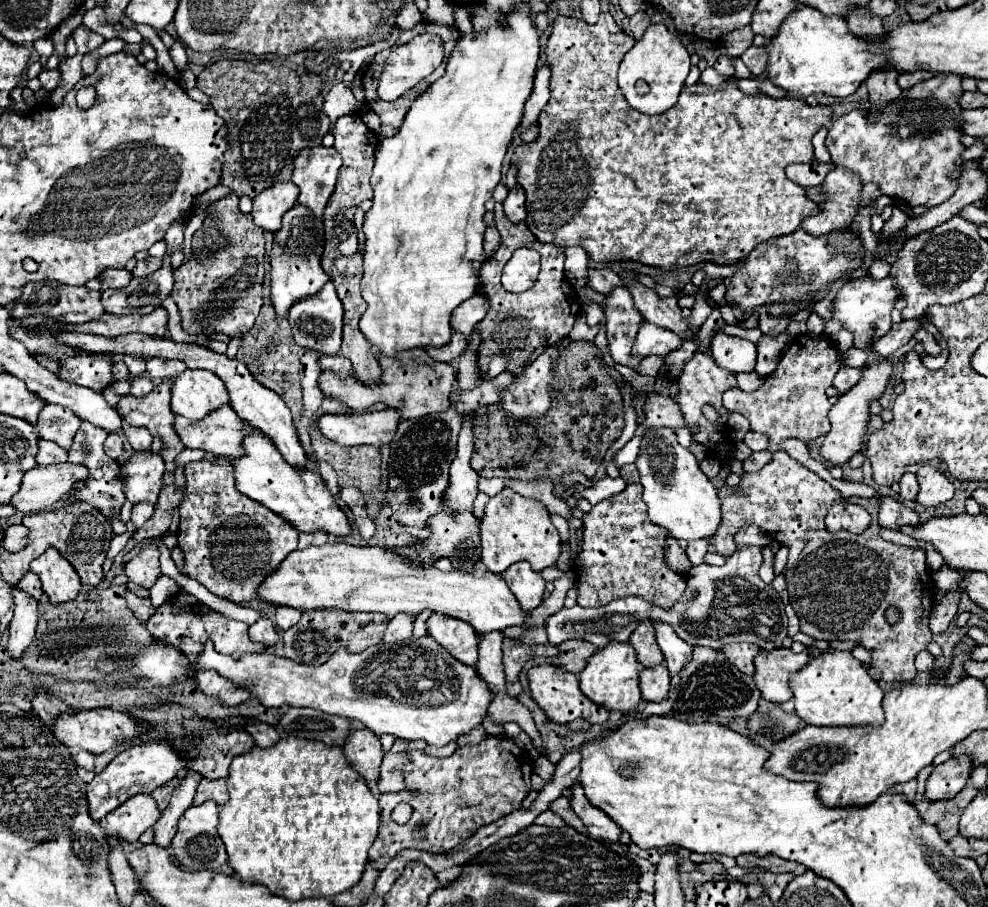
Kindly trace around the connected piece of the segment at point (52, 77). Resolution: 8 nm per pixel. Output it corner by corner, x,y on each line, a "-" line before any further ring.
43,69
43,71
39,73
39,81
41,81
41,87
51,93
51,91
59,85
61,73
59,73
59,69

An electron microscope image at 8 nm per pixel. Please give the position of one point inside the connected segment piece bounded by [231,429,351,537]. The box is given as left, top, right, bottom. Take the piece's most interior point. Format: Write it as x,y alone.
299,495

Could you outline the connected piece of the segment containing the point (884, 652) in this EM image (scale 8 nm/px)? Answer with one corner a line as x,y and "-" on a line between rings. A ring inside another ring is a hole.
775,451
773,459
757,473
743,475
739,485
731,487
727,483
719,485
717,495
721,499
721,511
723,519
717,527
717,533
711,539
713,549
719,555
731,555
735,551
733,535
747,523
757,525
761,531
765,529
767,535
779,545
789,549
789,559
785,565
785,579
787,579
787,591
789,601
799,617
801,631
823,641
855,641
857,645
863,645
871,653
871,669
877,671
879,679
889,687
899,687
903,683
913,683
917,677
915,669
915,655
927,647
931,641
931,629
929,629
929,613
933,607
933,595
935,585
931,579
931,573
925,563
925,551
913,549
913,547
901,547
895,543
887,543
879,535
877,525
877,507
879,499
861,499
861,497
843,497
837,489
833,489
827,481
817,477
813,471
803,467
799,461
789,457
785,451
-
837,501
849,501
865,507
867,511
873,511
871,525
861,533
849,533
849,531
827,531
825,527
825,515
829,507
-
889,605
899,607
901,621
897,625
889,625
883,617
885,609

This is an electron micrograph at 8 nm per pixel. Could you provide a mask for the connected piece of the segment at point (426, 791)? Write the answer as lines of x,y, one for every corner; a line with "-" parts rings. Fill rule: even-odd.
485,737
479,745
465,745
459,747
451,757
429,757
423,751
411,751
409,763
405,765
405,789
393,795
381,795
381,825
379,825
379,837
375,839
373,847
369,849
369,861
377,863
377,867
385,869
385,863
393,859
399,851
411,847
411,849
423,849
431,853
447,853
455,845
463,843
473,831
477,831
481,825
489,825
497,821
499,817
507,815
509,811
521,809
523,799
531,791
531,773
533,763
525,749
517,747
507,737
-
397,803
409,803
413,807
413,815
405,825
397,825
389,815
395,809

